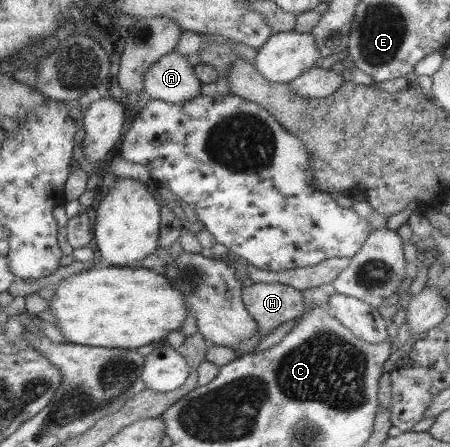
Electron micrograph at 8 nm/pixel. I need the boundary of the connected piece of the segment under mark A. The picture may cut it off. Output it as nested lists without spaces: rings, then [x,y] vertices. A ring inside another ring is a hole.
[[[175,51],[165,54],[145,70],[145,76],[143,76],[143,83],[145,83],[144,95],[172,104],[195,98],[195,96],[199,95],[199,90],[201,90],[203,84],[199,81],[194,66],[193,61],[187,60],[185,56],[181,56]]]

